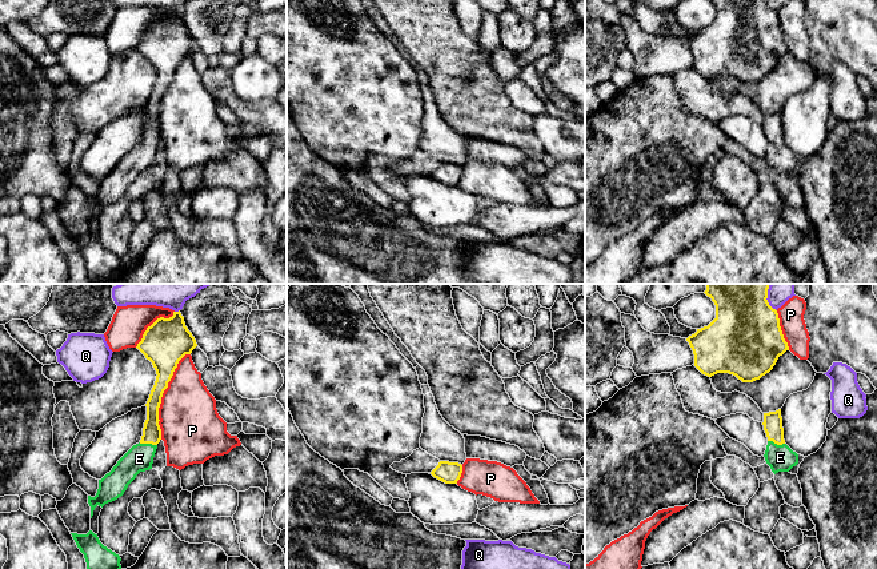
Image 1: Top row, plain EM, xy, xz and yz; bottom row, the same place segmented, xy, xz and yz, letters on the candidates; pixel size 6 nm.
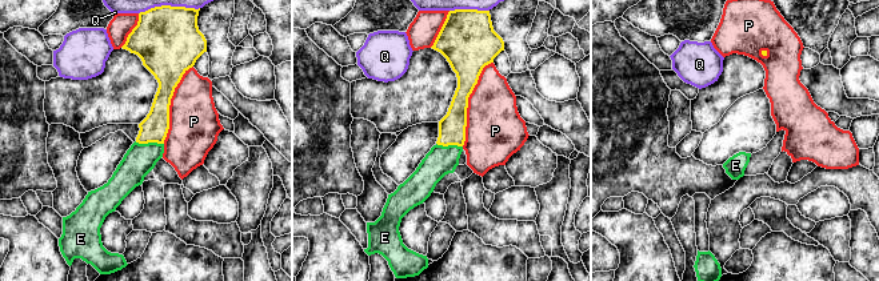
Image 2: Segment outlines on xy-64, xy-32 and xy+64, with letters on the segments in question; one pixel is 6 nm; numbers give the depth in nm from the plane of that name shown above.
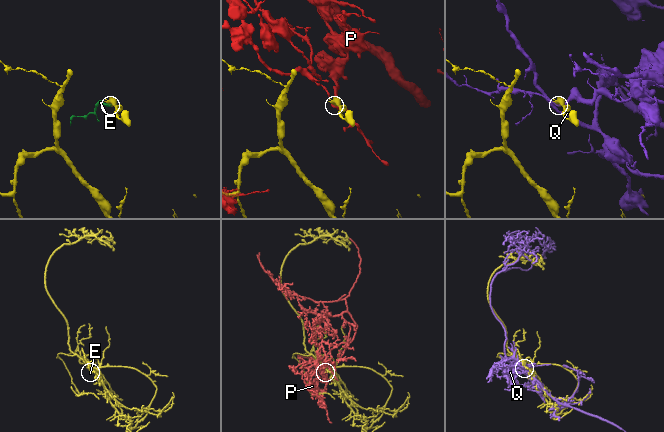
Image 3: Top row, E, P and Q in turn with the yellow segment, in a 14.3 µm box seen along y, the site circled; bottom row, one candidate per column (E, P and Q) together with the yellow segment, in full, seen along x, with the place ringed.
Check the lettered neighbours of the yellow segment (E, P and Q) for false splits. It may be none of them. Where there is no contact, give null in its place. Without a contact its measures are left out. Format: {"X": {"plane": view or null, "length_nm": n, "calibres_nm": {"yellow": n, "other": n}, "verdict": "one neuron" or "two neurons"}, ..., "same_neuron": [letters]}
{"E": {"plane": "xy", "length_nm": 110, "calibres_nm": {"yellow": 110, "other": 160}, "verdict": "one neuron"}, "P": {"plane": "xy", "length_nm": 550, "calibres_nm": {"yellow": 200, "other": 360}, "verdict": "two neurons"}, "Q": {"plane": "xy", "length_nm": 40, "calibres_nm": {"yellow": 280, "other": 80}, "verdict": "two neurons"}, "same_neuron": ["E"]}

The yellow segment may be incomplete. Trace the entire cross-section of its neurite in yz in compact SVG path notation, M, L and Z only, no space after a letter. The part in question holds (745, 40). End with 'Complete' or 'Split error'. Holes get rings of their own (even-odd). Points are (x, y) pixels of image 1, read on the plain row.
M712 0L716 20L686 40L693 56L694 68L705 77L729 75L742 84L753 84L769 75L780 57L789 52L784 40L780 20L766 0Z. Complete

